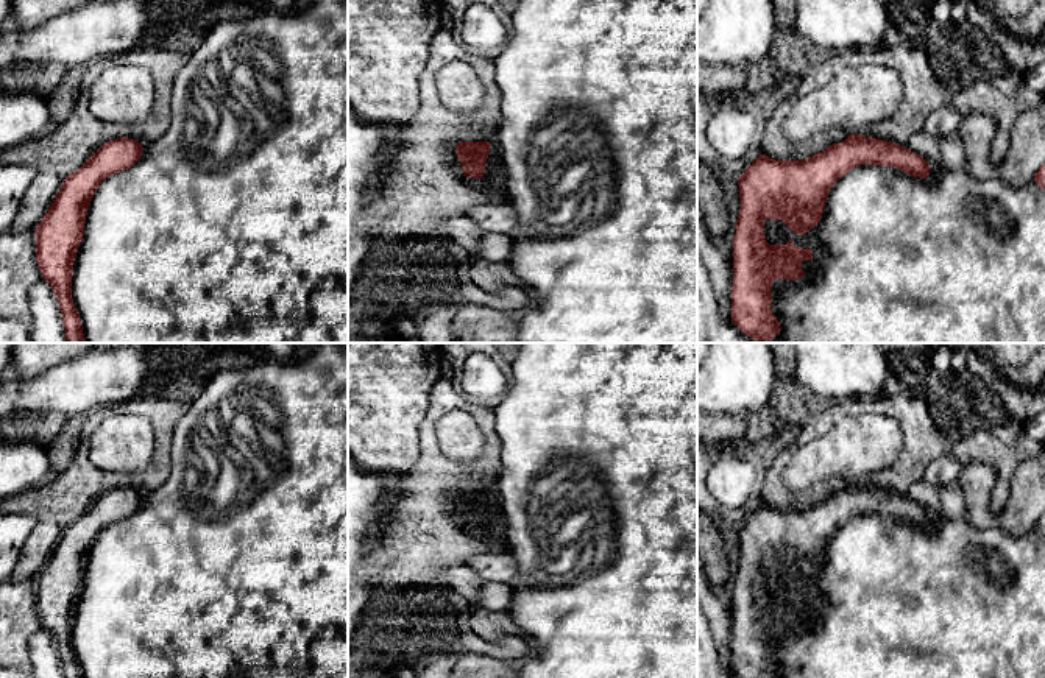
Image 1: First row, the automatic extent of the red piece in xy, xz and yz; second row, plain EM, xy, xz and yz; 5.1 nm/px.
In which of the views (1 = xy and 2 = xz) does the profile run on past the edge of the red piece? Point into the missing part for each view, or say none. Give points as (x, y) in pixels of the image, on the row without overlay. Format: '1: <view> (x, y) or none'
1: none
2: none

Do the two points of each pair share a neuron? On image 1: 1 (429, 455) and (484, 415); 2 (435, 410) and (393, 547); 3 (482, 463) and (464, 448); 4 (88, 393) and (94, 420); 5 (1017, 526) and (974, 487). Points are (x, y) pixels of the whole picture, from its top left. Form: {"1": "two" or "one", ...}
{"1": "one", "2": "one", "3": "two", "4": "two", "5": "one"}

